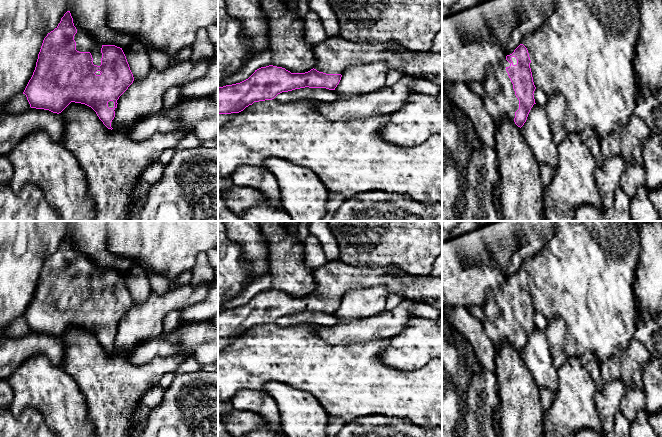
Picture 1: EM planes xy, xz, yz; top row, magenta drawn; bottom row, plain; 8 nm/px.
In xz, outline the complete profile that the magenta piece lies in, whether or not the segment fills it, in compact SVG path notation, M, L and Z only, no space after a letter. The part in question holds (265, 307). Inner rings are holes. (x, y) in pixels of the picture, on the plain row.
M338 260L328 261L319 269L315 269L313 276L316 289L305 297L291 297L282 291L269 289L261 291L246 304L223 311L218 311L218 338L231 338L243 335L254 326L272 324L282 316L300 312L326 312L335 314L342 298L351 290L386 286L389 293L400 295L416 303L429 304L442 311L442 277L413 276L402 272L394 265L354 267Z

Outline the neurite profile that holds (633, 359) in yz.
M632 338L626 348L618 347L614 356L621 364L621 380L626 387L642 390L642 372L651 358L645 346Z

